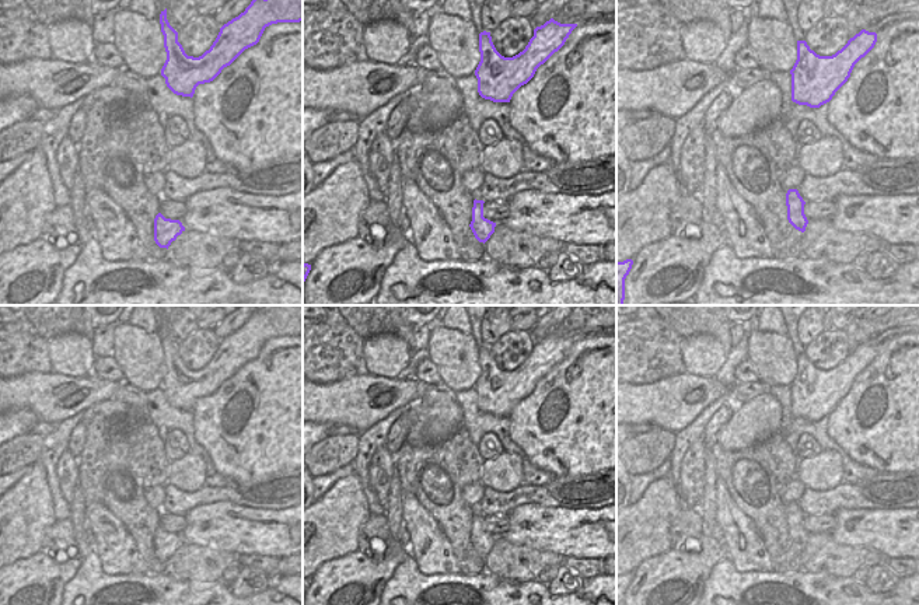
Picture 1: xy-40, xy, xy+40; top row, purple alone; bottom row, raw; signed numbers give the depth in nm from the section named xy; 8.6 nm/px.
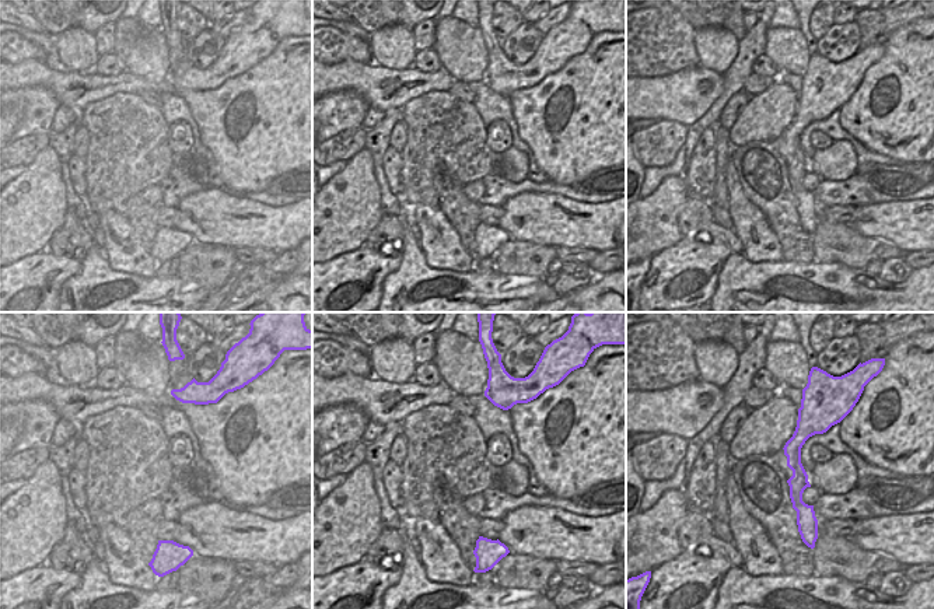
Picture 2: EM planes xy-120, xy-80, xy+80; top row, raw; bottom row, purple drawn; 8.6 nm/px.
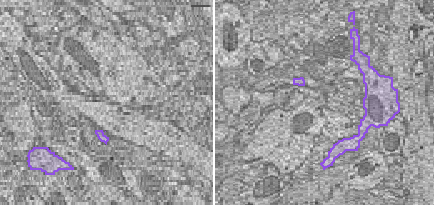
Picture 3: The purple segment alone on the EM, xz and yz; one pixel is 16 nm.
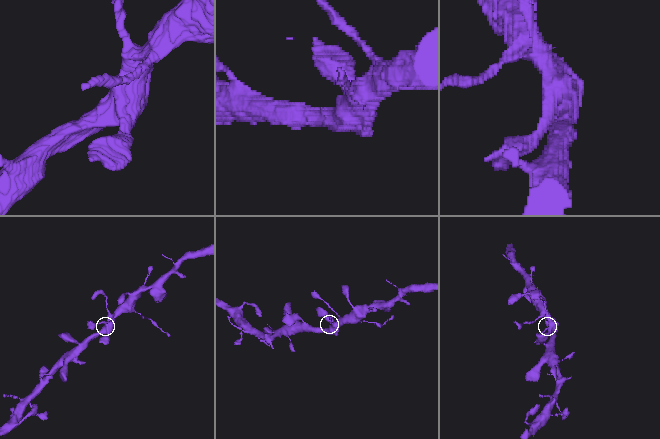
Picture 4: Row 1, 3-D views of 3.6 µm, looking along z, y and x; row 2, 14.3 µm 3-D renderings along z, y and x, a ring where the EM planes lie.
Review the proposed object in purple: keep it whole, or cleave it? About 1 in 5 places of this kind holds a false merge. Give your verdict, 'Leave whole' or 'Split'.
Leave whole

